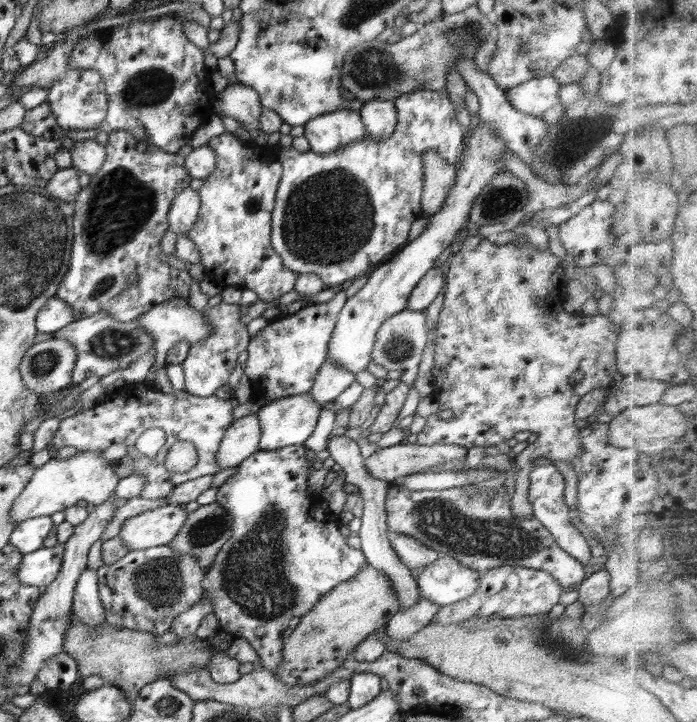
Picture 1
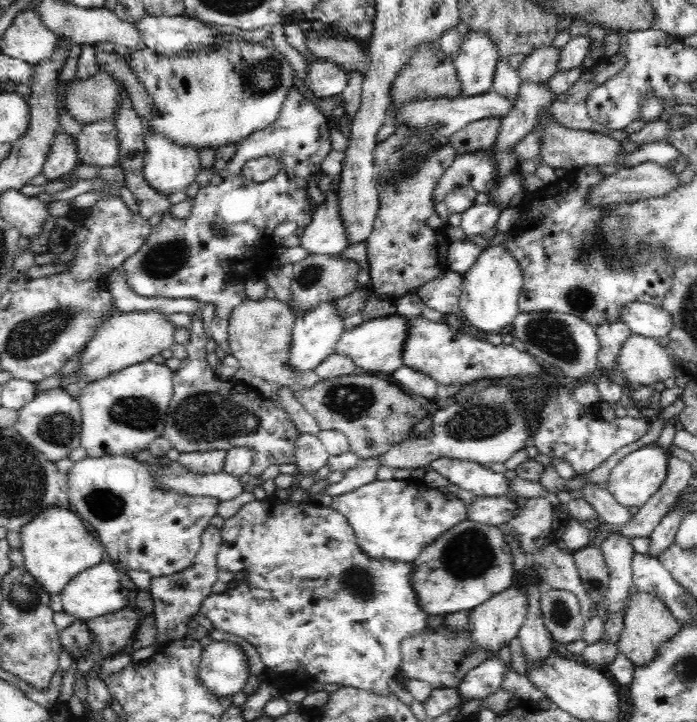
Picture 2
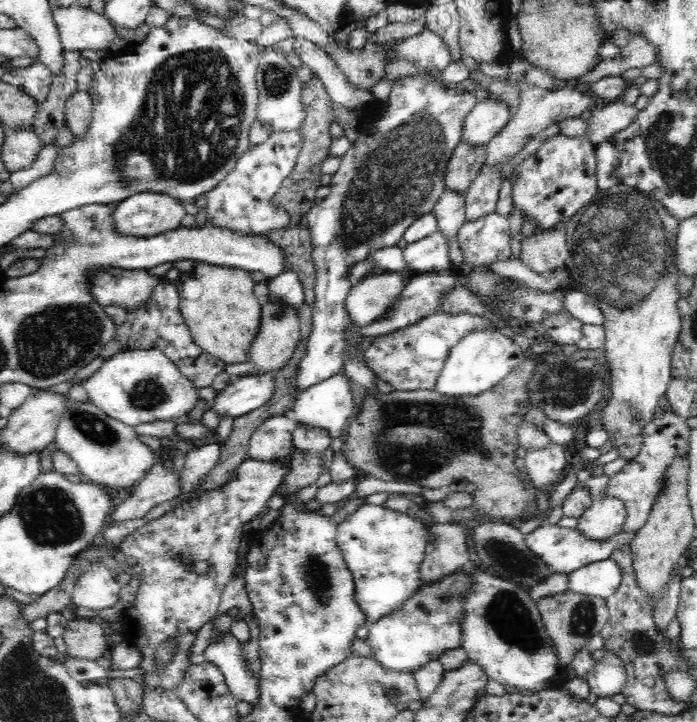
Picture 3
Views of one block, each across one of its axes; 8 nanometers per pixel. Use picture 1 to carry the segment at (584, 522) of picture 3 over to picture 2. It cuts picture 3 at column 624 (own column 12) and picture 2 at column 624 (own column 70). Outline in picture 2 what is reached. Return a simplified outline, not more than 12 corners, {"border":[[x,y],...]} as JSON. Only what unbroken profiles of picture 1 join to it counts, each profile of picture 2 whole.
{"border":[[655,443],[624,456],[607,489],[640,508],[668,474],[670,447]]}

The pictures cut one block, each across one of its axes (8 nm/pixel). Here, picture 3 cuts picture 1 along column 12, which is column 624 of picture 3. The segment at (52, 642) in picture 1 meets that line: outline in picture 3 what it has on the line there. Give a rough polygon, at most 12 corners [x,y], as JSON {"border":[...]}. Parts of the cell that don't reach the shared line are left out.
{"border":[[610,649],[587,672],[590,691],[599,698],[622,693],[624,661]]}

